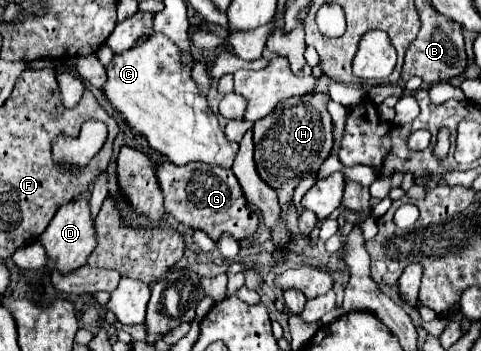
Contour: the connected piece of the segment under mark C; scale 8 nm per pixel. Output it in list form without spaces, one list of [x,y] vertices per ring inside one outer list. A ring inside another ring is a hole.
[[[152,33],[144,43],[114,55],[114,59],[104,65],[106,83],[102,85],[102,93],[130,127],[132,135],[144,135],[148,145],[166,155],[170,163],[186,165],[204,161],[230,169],[238,153],[238,143],[228,141],[222,133],[216,115],[192,79],[192,65],[194,59],[182,61],[182,51],[172,39],[162,33]]]

